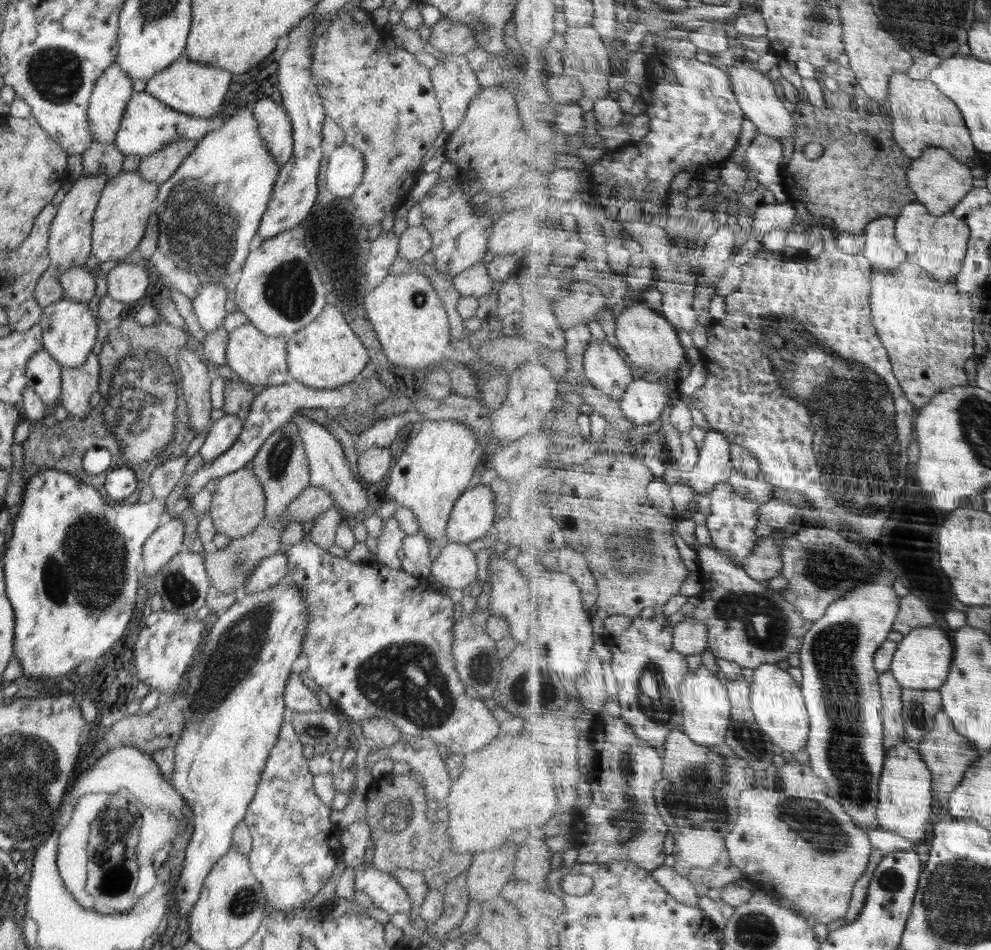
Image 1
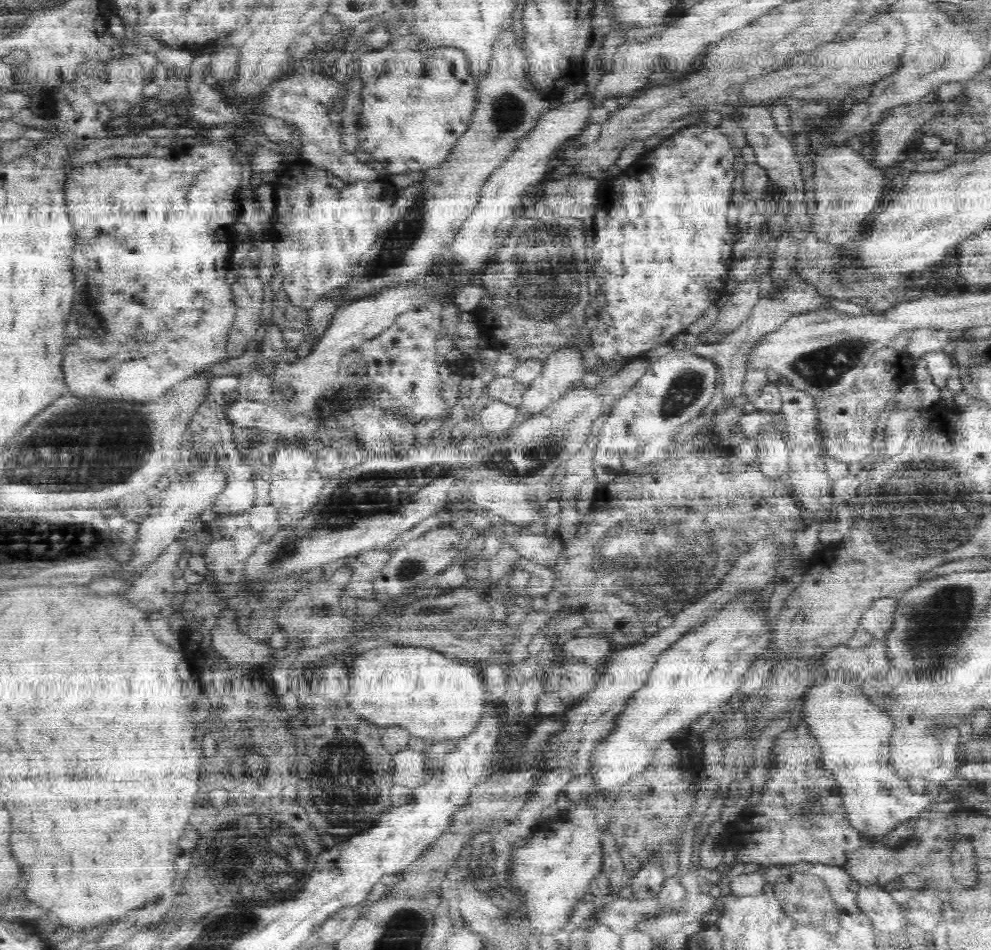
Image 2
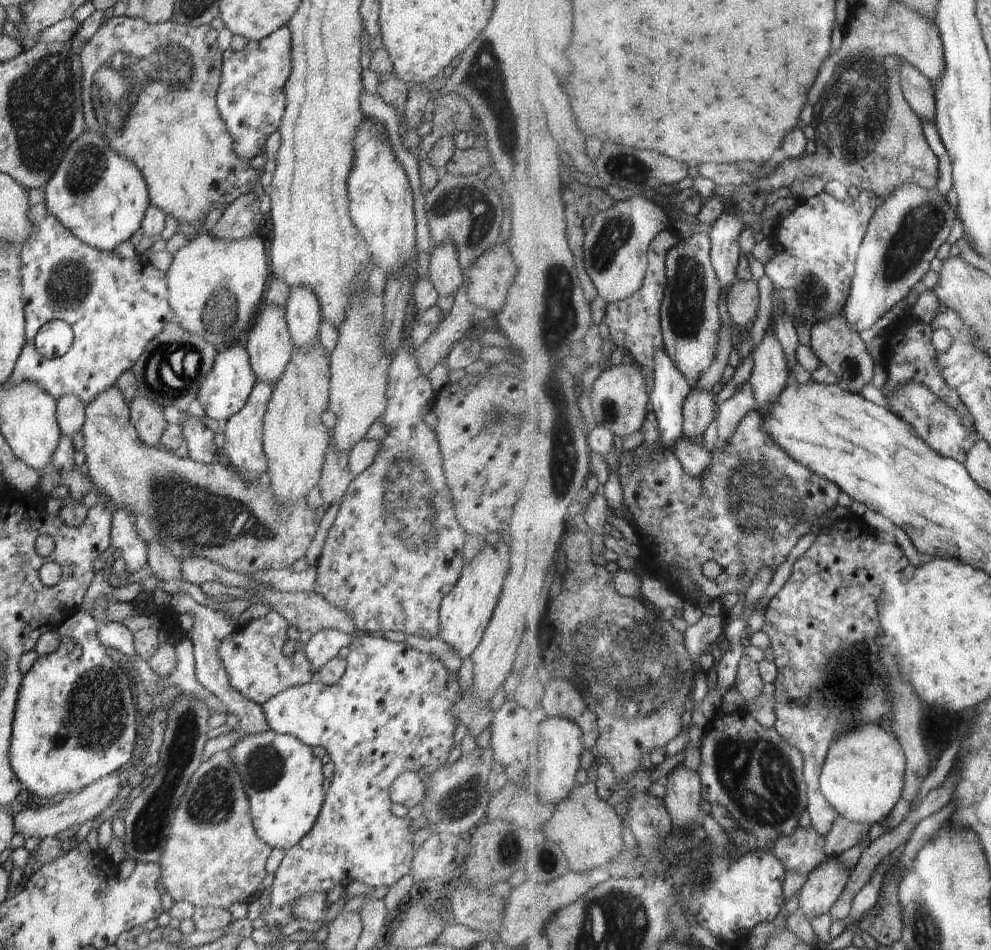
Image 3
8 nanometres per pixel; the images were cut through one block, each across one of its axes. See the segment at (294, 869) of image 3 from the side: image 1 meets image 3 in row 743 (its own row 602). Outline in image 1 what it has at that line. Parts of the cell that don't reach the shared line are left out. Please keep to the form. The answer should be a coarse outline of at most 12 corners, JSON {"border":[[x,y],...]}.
{"border":[[301,540],[306,674],[358,723],[471,753],[464,691],[433,580]]}

